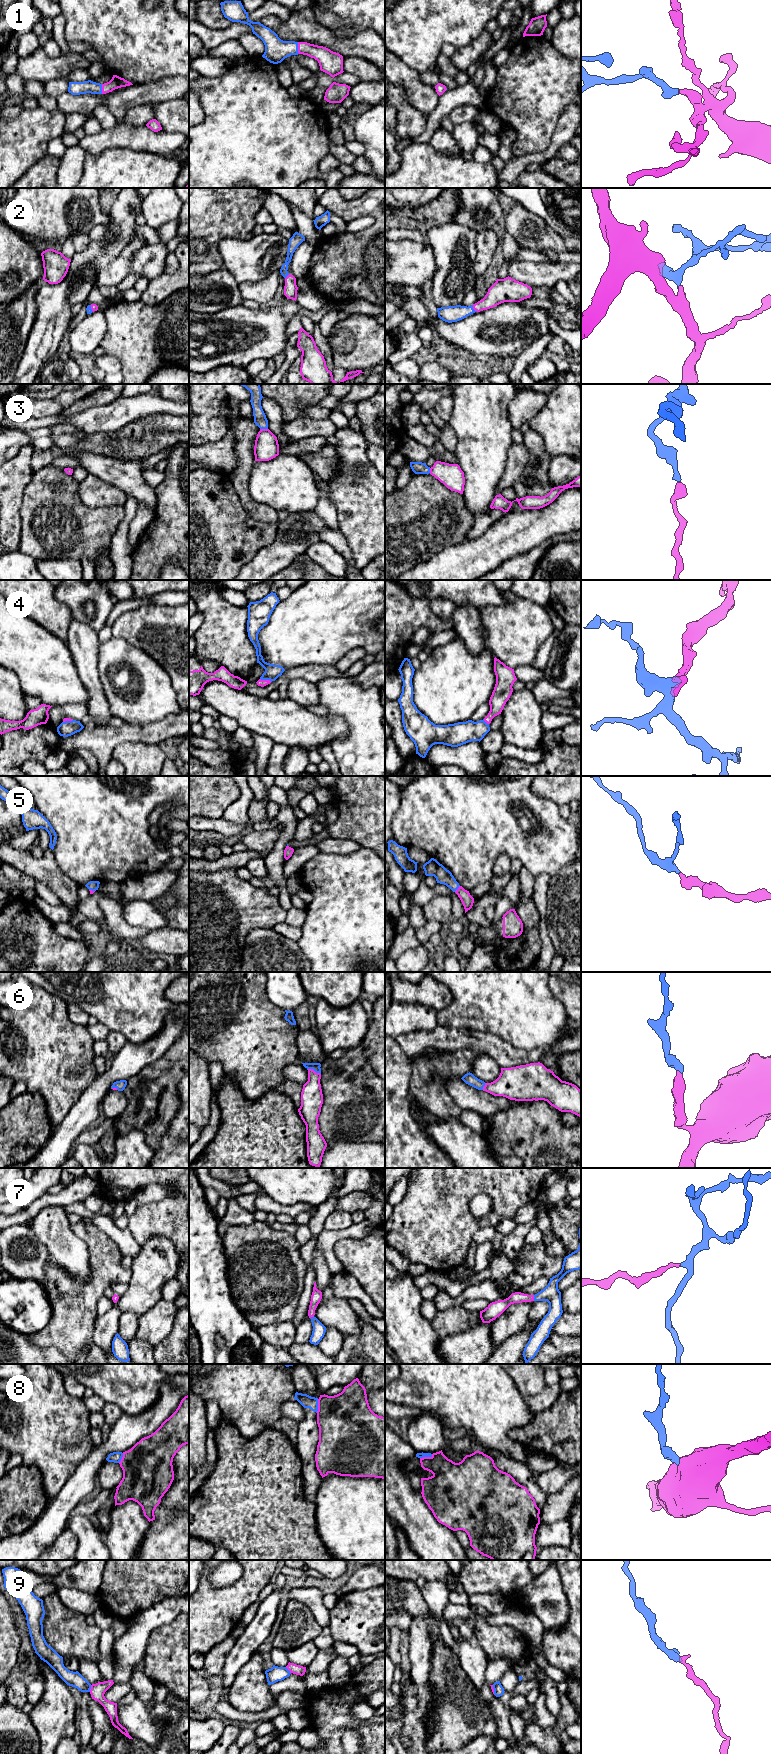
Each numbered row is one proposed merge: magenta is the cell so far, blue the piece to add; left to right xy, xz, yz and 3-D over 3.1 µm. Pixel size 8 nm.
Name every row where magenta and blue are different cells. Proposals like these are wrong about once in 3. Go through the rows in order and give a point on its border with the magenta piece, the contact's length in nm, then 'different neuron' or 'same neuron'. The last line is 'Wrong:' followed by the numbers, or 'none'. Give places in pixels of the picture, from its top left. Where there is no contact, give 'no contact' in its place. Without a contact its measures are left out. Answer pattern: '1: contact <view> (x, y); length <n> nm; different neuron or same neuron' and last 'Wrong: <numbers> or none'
1: contact xz (298, 48); length 100 nm; same neuron
2: contact yz (474, 309); length 70 nm; same neuron
3: contact xz (264, 429); length 60 nm; same neuron
4: contact xz (266, 680); length 100 nm; same neuron
5: contact yz (458, 888); length 70 nm; same neuron
6: contact xz (313, 1070); length 120 nm; same neuron
7: contact yz (533, 1298); length 50 nm; same neuron
8: contact yz (426, 1457); length 110 nm; different neuron
9: contact xy (91, 1688); length 60 nm; different neuron
Wrong: 8, 9

